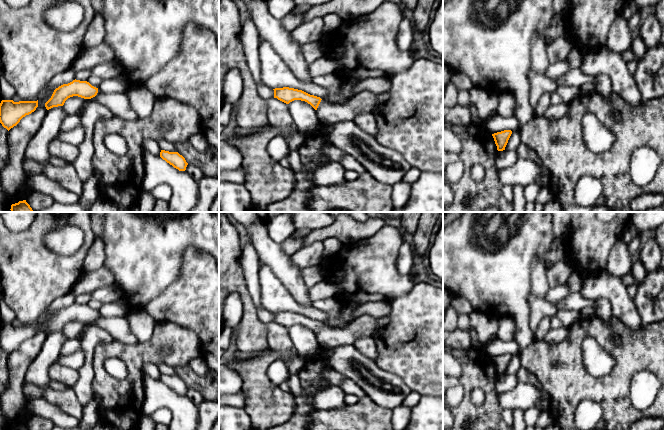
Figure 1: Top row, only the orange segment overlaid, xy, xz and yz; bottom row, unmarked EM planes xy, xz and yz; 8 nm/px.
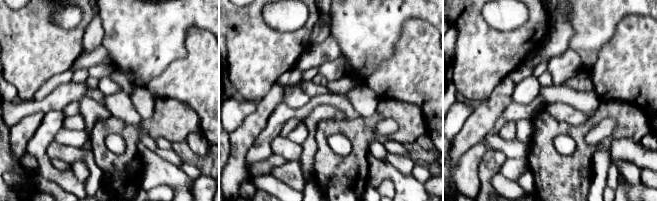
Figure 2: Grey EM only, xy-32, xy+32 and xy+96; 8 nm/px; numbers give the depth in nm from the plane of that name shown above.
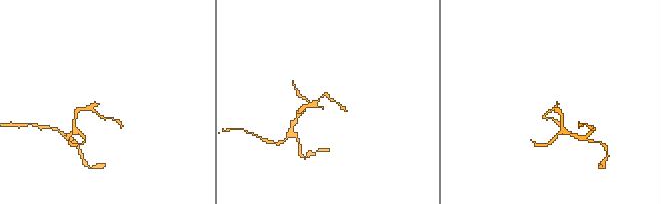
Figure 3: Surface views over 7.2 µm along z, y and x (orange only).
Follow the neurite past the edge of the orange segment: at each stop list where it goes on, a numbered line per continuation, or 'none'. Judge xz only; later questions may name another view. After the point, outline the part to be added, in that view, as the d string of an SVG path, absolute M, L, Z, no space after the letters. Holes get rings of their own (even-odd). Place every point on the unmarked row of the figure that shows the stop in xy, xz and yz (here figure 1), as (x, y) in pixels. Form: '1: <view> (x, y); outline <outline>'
1: xz (364, 325); outline M361 315L343 328L334 328L321 324L316 336L325 348L353 344L357 338L372 336L377 318Z

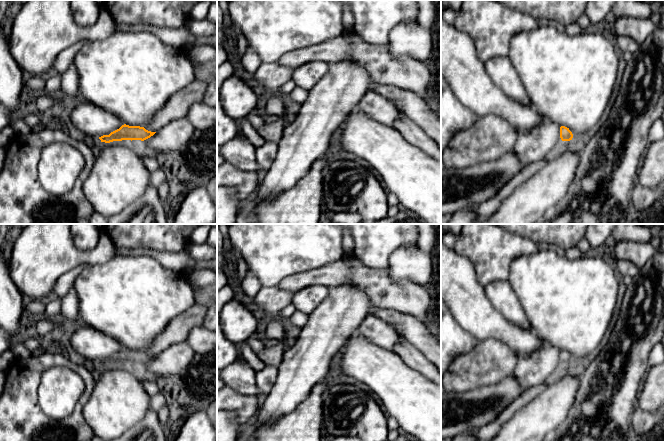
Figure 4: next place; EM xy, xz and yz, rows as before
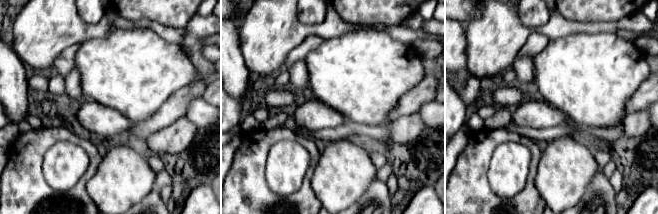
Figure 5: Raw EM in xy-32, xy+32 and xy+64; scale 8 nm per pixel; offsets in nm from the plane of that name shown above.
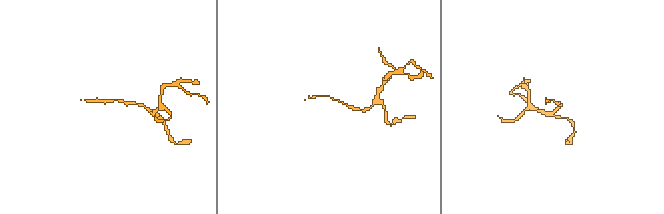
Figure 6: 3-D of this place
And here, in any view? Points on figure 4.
none

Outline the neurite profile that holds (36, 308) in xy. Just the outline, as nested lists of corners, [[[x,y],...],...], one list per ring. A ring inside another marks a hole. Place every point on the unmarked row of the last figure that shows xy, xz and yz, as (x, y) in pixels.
[[[51,296],[46,300],[26,300],[25,313],[29,313],[32,319],[44,317],[50,320],[60,314],[61,299],[56,296]]]

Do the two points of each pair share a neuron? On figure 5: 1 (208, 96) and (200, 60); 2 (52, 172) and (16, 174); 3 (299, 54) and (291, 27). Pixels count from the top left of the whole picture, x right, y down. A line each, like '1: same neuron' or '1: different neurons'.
1: different neurons
2: different neurons
3: different neurons

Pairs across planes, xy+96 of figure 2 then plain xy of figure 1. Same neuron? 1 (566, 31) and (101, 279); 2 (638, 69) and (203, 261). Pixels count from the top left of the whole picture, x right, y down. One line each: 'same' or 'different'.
1: same
2: same

